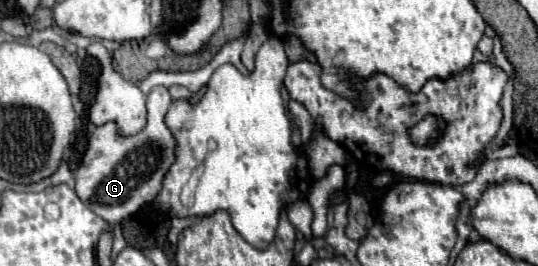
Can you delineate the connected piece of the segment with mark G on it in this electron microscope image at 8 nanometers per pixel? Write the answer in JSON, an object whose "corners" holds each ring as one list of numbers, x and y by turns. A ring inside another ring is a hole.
{"corners":[[240,36,240,38,224,44,222,50,204,68,198,68,194,72,162,72,162,70,158,70,158,72,152,72,146,80,142,80,138,86,144,94,148,94,156,86,148,94,148,124,142,132,138,132,134,136,120,136,116,132,114,122,92,128,82,162,74,170,74,180,76,180,74,190,86,208,90,208,94,214,104,218,106,222,118,224,124,218,134,216,136,212,140,212,140,208,144,204,154,200,154,196,158,194,158,190,162,186,164,174,168,172,168,168,174,162,174,144,176,142,174,142,172,132,164,124,164,116,172,102,168,86,180,84,180,86,186,86,190,92,198,92,202,86,208,84,212,72,226,62,234,64,242,74,248,74,248,70,240,62,244,40,246,38]]}

